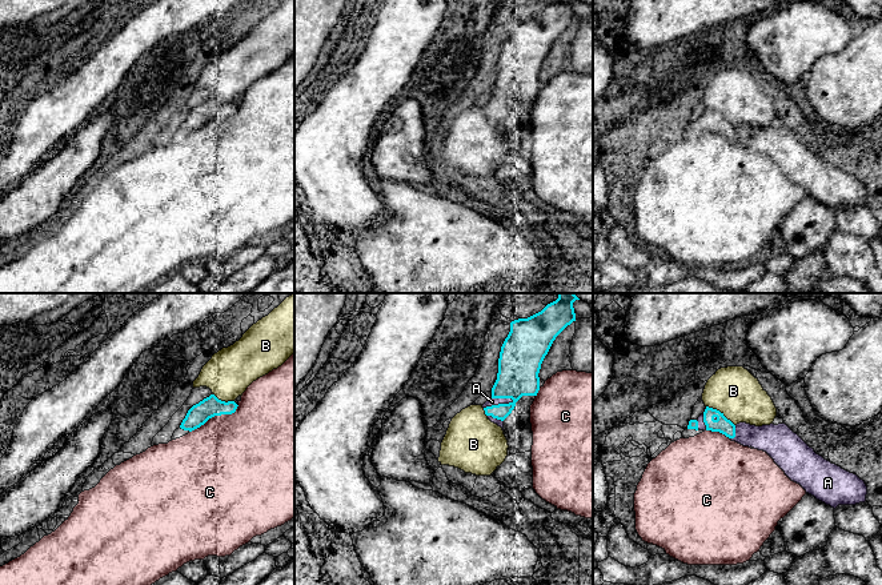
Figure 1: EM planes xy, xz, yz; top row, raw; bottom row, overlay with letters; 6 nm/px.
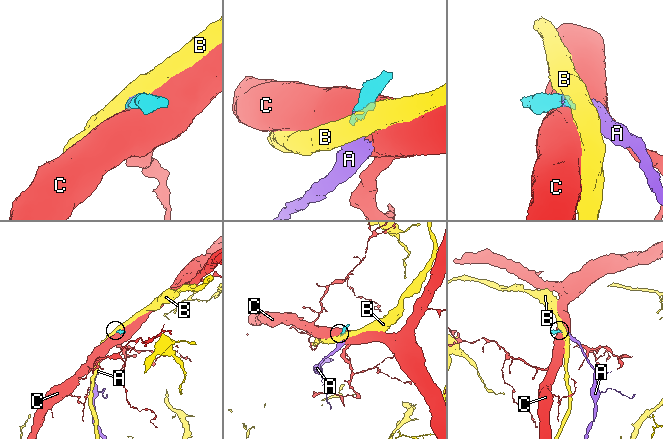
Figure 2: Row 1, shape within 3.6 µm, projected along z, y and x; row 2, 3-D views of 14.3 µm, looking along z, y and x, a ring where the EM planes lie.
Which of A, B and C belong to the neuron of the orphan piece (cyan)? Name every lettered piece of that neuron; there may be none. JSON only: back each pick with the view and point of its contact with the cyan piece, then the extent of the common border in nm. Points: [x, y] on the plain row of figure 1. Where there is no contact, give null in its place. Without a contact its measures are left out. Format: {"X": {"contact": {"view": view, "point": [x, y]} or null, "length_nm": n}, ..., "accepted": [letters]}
{"A": {"contact": {"view": "xz", "point": [498, 105]}, "length_nm": 190}, "accepted": ["A"]}

